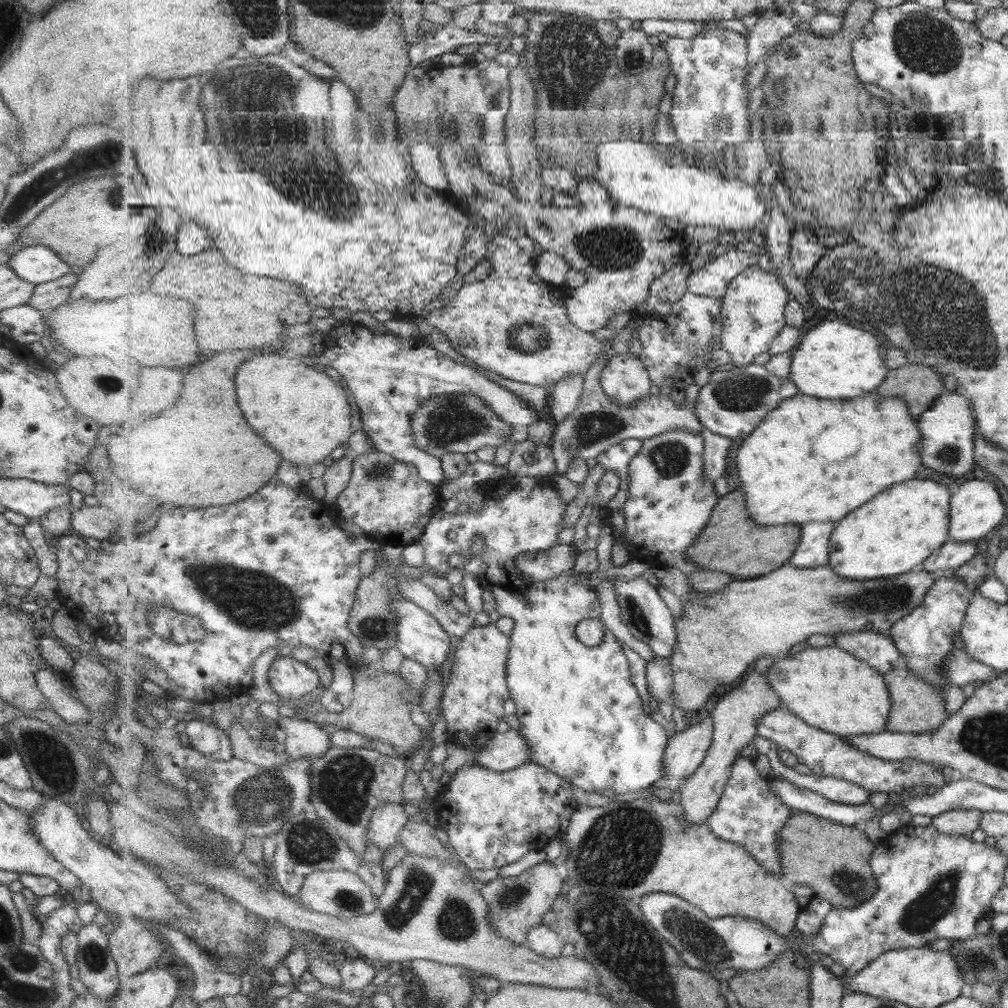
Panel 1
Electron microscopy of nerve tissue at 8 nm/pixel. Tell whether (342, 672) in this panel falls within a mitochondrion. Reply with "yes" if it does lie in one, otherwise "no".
no

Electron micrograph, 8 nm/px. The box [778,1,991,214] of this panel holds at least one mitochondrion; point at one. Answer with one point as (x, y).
(924, 43)

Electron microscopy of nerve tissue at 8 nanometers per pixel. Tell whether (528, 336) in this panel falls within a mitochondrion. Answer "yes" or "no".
yes

